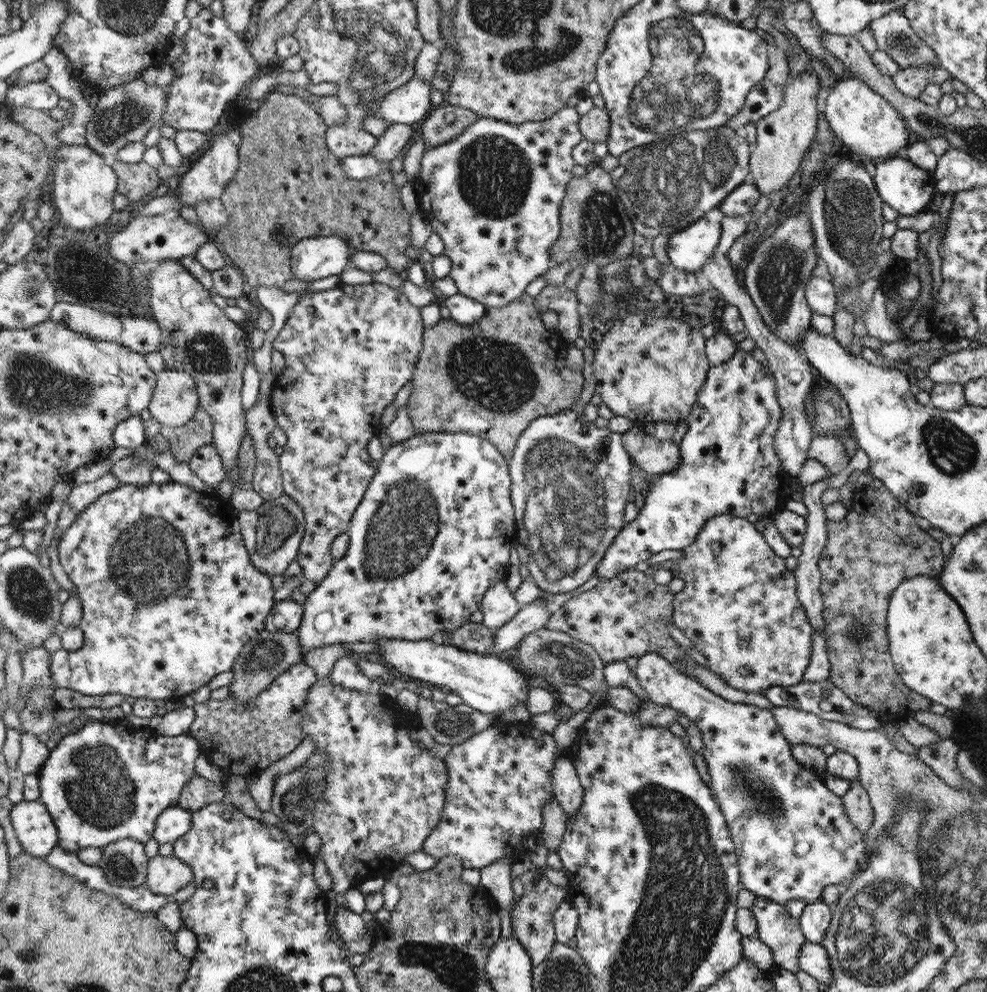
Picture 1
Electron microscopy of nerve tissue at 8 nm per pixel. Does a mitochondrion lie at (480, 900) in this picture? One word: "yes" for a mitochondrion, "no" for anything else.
no

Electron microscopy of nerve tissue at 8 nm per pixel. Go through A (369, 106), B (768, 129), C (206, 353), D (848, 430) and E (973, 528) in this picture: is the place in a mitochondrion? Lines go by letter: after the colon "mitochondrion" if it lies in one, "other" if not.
A: mitochondrion
B: other
C: mitochondrion
D: other
E: other

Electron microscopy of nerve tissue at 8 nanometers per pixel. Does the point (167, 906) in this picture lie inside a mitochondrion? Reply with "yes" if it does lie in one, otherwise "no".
no

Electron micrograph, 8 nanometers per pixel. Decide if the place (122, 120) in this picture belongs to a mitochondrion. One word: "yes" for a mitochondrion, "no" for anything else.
yes

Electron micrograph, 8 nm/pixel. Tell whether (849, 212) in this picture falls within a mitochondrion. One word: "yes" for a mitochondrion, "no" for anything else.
yes

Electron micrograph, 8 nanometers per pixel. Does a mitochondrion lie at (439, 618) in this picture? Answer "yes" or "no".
no

